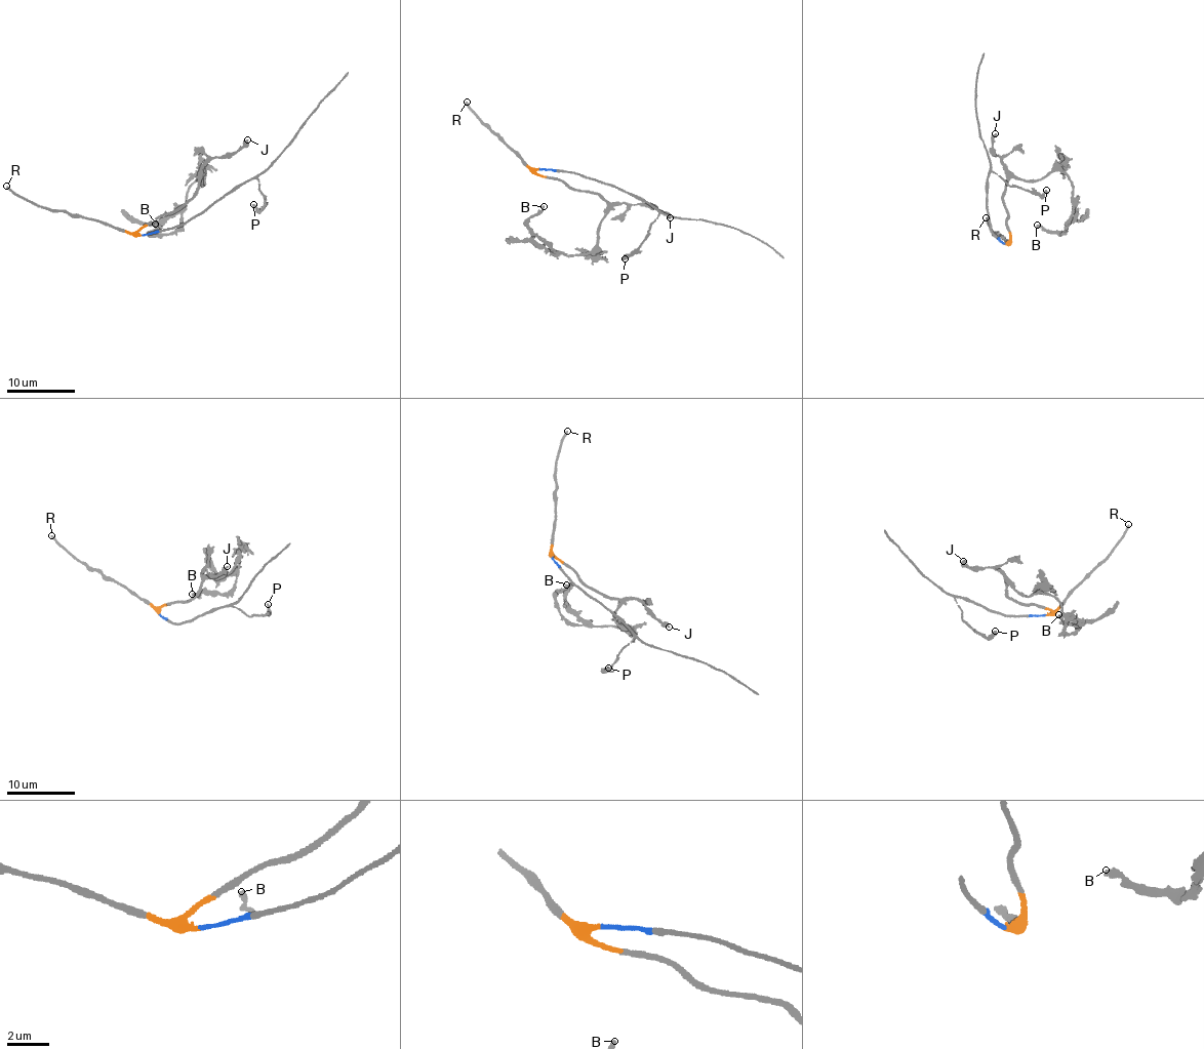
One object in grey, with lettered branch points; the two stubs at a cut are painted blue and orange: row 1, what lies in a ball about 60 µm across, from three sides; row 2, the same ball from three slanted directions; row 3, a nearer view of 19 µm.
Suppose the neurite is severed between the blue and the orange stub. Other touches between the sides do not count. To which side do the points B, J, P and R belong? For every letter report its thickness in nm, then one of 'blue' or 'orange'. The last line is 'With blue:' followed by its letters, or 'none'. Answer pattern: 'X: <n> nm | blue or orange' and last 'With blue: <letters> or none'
B: 240 nm | orange
J: 360 nm | orange
P: 300 nm | blue
R: 240 nm | orange
With blue: P

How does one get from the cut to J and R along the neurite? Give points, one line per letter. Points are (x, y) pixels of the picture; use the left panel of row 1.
J: (142, 235), (138, 232), (144, 228), (182, 208), (194, 196), (200, 172), (213, 158), (230, 155), (248, 138)
R: (142, 235), (132, 236), (97, 222), (75, 217), (68, 212), (47, 210), (23, 199), (6, 187)

